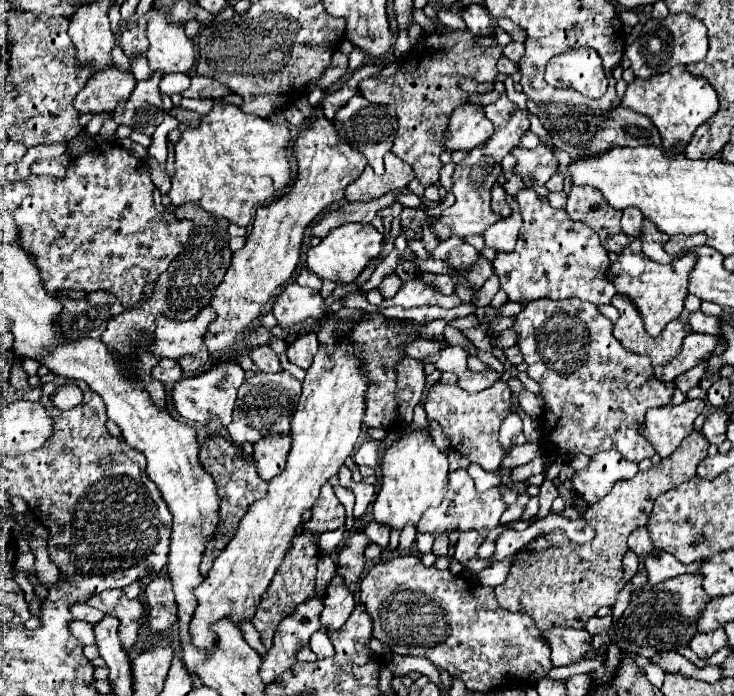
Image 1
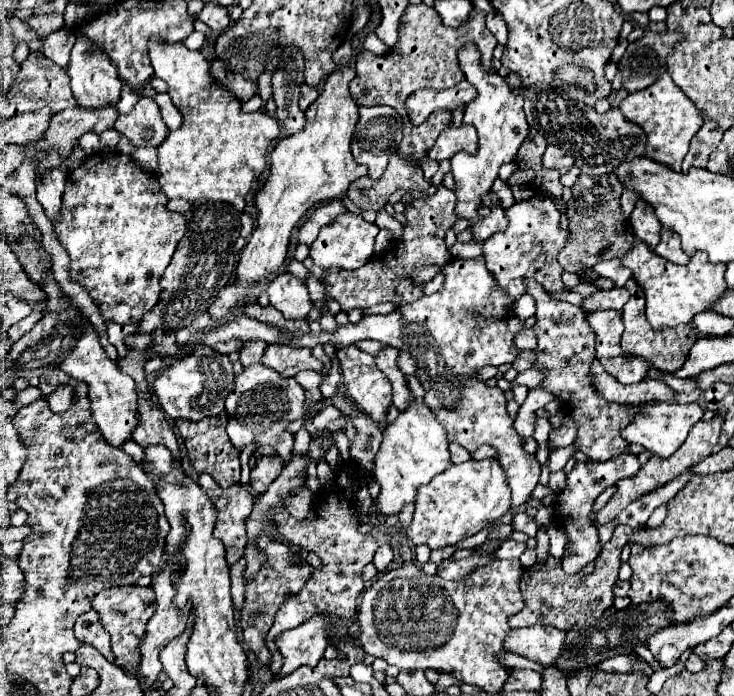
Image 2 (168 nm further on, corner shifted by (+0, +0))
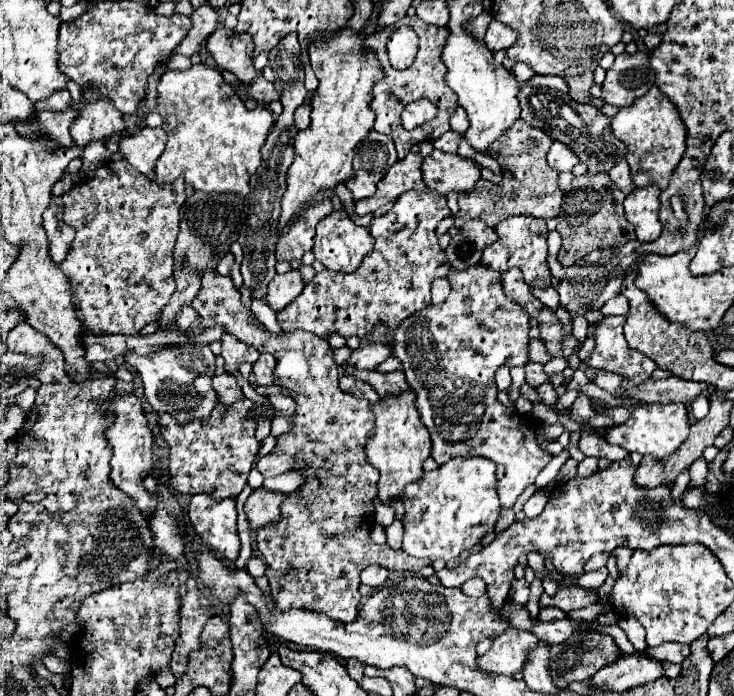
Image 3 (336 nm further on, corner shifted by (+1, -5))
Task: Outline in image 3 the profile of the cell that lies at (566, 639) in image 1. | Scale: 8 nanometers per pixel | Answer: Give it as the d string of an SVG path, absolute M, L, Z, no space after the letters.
M506 629L502 635L498 635L492 641L492 647L488 653L478 657L476 665L484 673L496 673L496 675L514 675L522 671L524 661L528 657L528 651L546 645L530 631L518 631L518 629Z

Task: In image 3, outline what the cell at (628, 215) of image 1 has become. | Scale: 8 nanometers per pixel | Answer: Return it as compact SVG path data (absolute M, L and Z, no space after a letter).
M626 161L616 163L616 167L612 167L612 169L608 171L608 175L610 175L610 179L612 179L616 185L620 185L620 189L622 189L626 195L636 189L634 183L632 183L632 179L630 179L630 169L628 169L628 163L626 163Z

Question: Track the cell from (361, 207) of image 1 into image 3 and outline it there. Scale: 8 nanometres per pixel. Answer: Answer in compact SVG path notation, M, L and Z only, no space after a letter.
M320 201L320 203L304 209L294 219L288 233L280 235L280 241L276 245L276 259L278 261L302 259L302 255L314 247L314 237L316 237L314 229L316 229L318 221L330 213L332 213L330 201Z

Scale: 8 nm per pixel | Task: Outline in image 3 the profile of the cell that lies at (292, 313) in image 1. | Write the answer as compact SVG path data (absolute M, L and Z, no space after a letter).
M288 271L284 275L274 275L274 279L268 285L268 303L278 313L288 303L292 303L304 289L304 281L300 277L300 271Z

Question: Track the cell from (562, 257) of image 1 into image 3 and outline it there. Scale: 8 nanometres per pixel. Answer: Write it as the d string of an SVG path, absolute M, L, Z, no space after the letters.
M528 215L508 217L502 223L498 223L496 233L498 233L498 241L484 249L480 263L494 269L494 271L500 271L500 273L504 273L512 267L518 267L528 285L550 287L550 269L548 269L548 263L546 263L546 255L548 255L546 221L536 219L536 217L528 217Z

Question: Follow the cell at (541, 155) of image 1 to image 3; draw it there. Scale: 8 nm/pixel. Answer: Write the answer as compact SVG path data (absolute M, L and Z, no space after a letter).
M554 141L554 145L548 151L548 165L556 171L572 171L576 163L578 163L576 153L572 153L572 149L566 149L564 145Z

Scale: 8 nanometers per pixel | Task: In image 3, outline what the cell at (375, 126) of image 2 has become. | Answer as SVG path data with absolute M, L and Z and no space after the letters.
M372 131L362 143L356 145L354 155L354 177L346 181L346 187L352 191L352 197L364 199L376 193L378 181L388 173L396 163L396 149L388 135Z

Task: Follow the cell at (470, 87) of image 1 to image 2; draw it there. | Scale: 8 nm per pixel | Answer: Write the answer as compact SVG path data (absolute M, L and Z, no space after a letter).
M461 80L449 90L417 90L407 98L407 112L413 124L421 124L431 112L439 108L455 110L459 104L467 104L469 100L473 100L475 94L475 88L467 80Z

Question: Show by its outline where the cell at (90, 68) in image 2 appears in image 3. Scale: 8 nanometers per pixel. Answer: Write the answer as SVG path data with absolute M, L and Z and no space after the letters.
M102 97L94 103L84 103L70 133L76 145L86 147L92 141L104 141L112 135L126 135L126 123L112 103Z

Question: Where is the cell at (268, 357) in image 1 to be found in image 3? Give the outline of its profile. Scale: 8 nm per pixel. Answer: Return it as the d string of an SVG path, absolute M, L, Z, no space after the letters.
M224 333L224 337L220 339L220 343L222 343L224 367L226 367L228 373L232 373L234 369L238 369L242 363L254 363L260 357L260 353L254 347L238 341L234 335Z

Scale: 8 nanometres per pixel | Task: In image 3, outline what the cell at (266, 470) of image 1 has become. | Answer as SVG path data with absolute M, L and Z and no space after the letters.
M262 487L252 491L244 505L244 513L250 523L250 531L262 529L268 523L280 521L280 505L288 494L276 493L276 491L264 491Z

